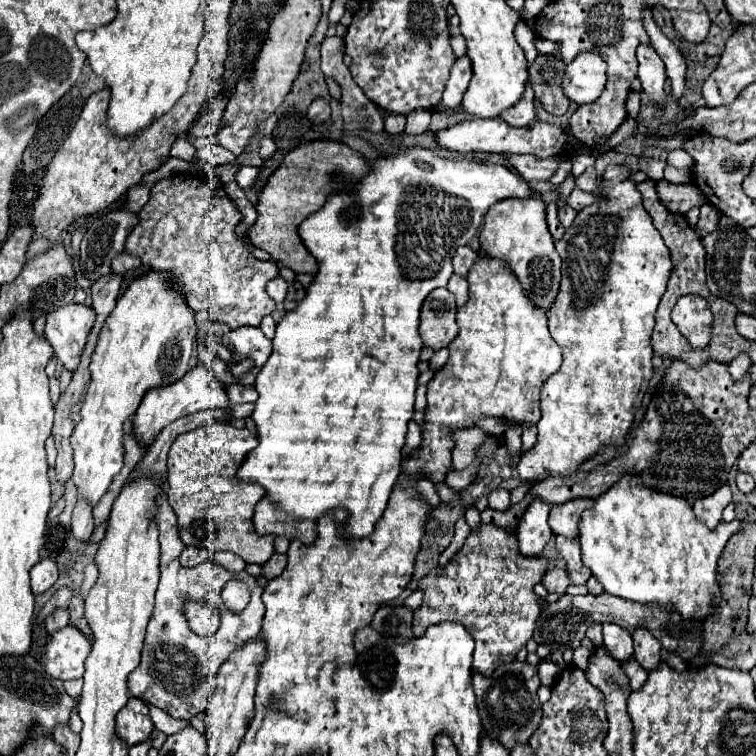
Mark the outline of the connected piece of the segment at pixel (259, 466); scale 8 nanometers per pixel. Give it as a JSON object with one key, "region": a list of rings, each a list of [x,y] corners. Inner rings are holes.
{"region":[[[411,148],[411,150],[401,150],[395,156],[383,154],[379,160],[373,162],[371,174],[363,178],[359,184],[359,190],[355,196],[351,194],[335,194],[327,200],[327,206],[311,214],[303,224],[299,226],[299,236],[307,250],[317,258],[319,272],[313,278],[313,284],[307,288],[307,296],[299,302],[299,306],[293,312],[287,312],[283,320],[277,324],[277,334],[273,338],[273,354],[265,362],[263,370],[257,374],[255,390],[259,392],[259,400],[255,402],[255,410],[251,418],[255,420],[257,426],[257,440],[259,444],[255,450],[251,450],[243,464],[237,470],[237,478],[243,482],[253,482],[265,488],[265,498],[271,500],[281,512],[301,518],[301,520],[319,520],[327,516],[333,510],[345,510],[347,518],[341,524],[341,532],[345,540],[353,540],[355,536],[369,536],[375,530],[377,520],[383,516],[389,494],[393,490],[393,484],[397,482],[401,474],[399,458],[401,458],[401,448],[405,444],[405,434],[407,434],[407,424],[413,418],[413,404],[415,404],[415,388],[417,388],[417,360],[423,348],[423,342],[419,338],[419,310],[425,300],[425,296],[441,286],[447,286],[449,276],[453,274],[453,264],[451,258],[455,250],[463,244],[467,244],[481,228],[483,218],[487,210],[507,198],[531,198],[535,196],[535,190],[517,174],[511,172],[507,166],[501,164],[491,164],[491,162],[475,162],[475,160],[465,160],[465,158],[441,158],[431,150],[425,148]],[[351,200],[357,202],[357,212],[359,218],[353,224],[347,224],[343,220],[343,214],[351,210]]]}

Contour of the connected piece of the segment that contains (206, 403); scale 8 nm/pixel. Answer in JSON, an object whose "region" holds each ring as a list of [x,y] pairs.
{"region":[[[197,362],[195,368],[191,368],[181,380],[169,384],[169,386],[159,386],[153,390],[147,390],[147,394],[141,400],[139,410],[133,416],[135,422],[135,434],[143,444],[149,444],[155,440],[155,436],[171,422],[175,422],[181,416],[195,414],[201,410],[213,410],[213,408],[229,408],[227,400],[227,390],[223,382],[215,380],[215,376],[207,370],[205,364]]]}

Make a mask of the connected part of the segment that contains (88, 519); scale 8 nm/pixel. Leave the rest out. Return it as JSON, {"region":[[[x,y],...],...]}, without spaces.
{"region":[[[83,500],[75,504],[73,518],[71,518],[71,534],[75,536],[77,542],[87,542],[93,534],[93,516],[91,516],[91,506]]]}

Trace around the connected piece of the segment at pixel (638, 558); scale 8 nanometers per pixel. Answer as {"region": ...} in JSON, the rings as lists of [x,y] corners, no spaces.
{"region":[[[625,476],[607,492],[603,492],[603,496],[595,500],[593,508],[583,512],[579,524],[579,542],[583,552],[583,564],[603,584],[605,592],[641,604],[659,604],[661,608],[679,612],[683,618],[703,622],[711,612],[715,612],[715,604],[719,602],[717,560],[729,536],[739,528],[741,522],[733,520],[729,524],[721,522],[715,530],[709,530],[703,522],[695,518],[687,500],[653,492],[639,484],[639,480]]]}

